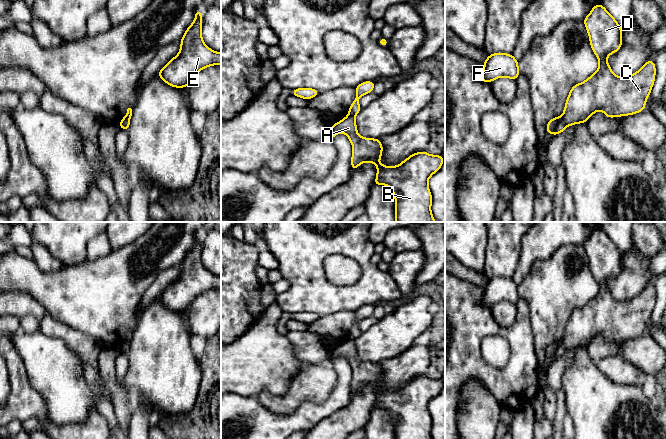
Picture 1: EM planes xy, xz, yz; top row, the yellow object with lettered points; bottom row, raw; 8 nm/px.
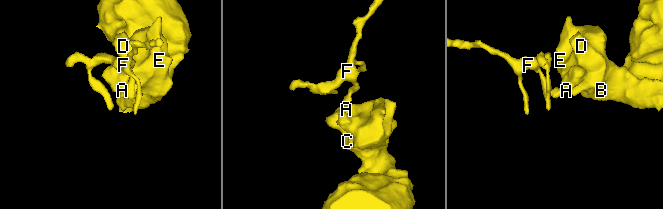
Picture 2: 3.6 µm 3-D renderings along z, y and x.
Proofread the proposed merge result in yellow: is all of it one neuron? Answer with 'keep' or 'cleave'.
cleave

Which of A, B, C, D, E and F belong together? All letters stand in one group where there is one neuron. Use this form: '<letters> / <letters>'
A B C D E / F

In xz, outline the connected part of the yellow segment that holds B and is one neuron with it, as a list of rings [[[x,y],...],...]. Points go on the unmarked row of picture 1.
[[[347,340],[331,349],[327,363],[333,365],[338,357],[345,357],[352,368],[352,395],[362,386],[377,388],[373,409],[387,409],[391,412],[395,420],[395,439],[432,439],[428,403],[443,389],[442,379],[416,376],[398,390],[388,391],[378,387],[383,376],[381,364],[359,360],[353,340]]]

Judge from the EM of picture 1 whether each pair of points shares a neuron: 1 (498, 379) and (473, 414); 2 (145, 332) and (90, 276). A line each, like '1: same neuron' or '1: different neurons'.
1: different neurons
2: different neurons

